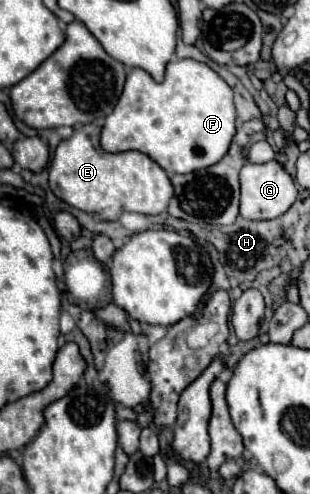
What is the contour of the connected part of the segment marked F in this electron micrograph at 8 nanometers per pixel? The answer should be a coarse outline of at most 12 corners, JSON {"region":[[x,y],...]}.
{"region":[[172,59],[132,69],[106,117],[108,153],[168,173],[218,163],[236,133],[232,89]]}

